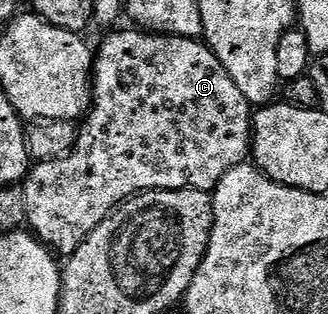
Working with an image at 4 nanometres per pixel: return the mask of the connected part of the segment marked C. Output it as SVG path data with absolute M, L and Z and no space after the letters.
M129 26L126 32L111 33L101 45L96 45L95 48L91 107L80 125L75 146L64 156L34 163L23 180L28 227L42 244L48 244L54 253L62 254L63 252L62 255L68 258L85 241L87 234L91 234L91 230L95 230L95 226L103 222L103 218L107 218L131 196L139 196L143 192L156 192L159 188L184 188L186 186L202 190L216 188L223 174L227 174L227 170L231 170L236 164L246 163L250 159L255 112L252 107L250 109L249 107L251 107L251 101L239 88L235 78L223 66L223 62L219 62L219 58L204 39L164 35L157 30L138 30L133 26Z

